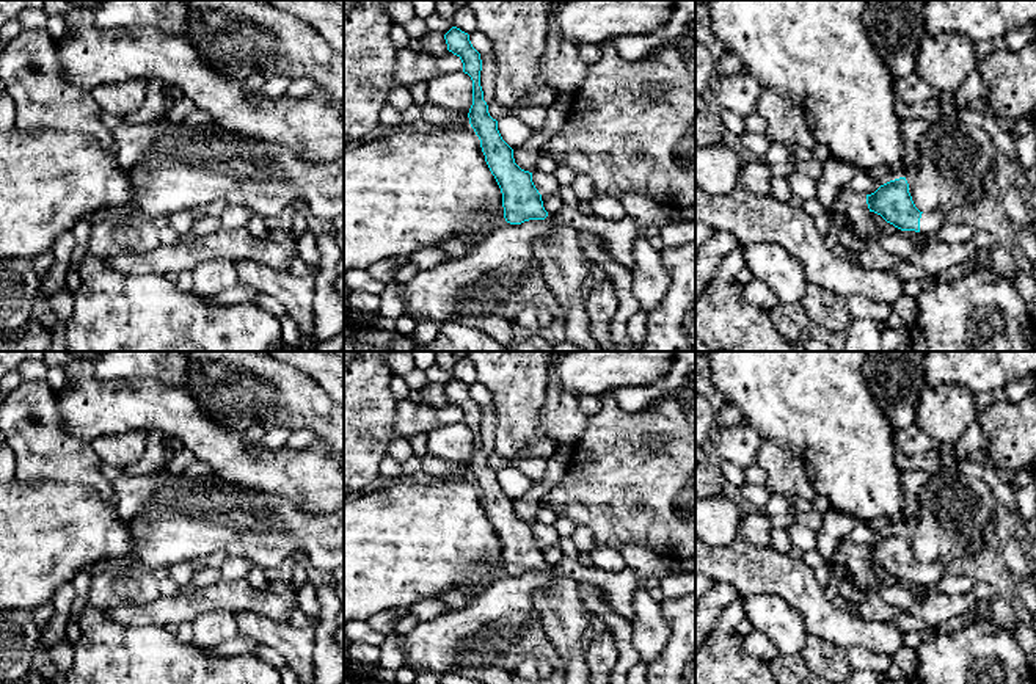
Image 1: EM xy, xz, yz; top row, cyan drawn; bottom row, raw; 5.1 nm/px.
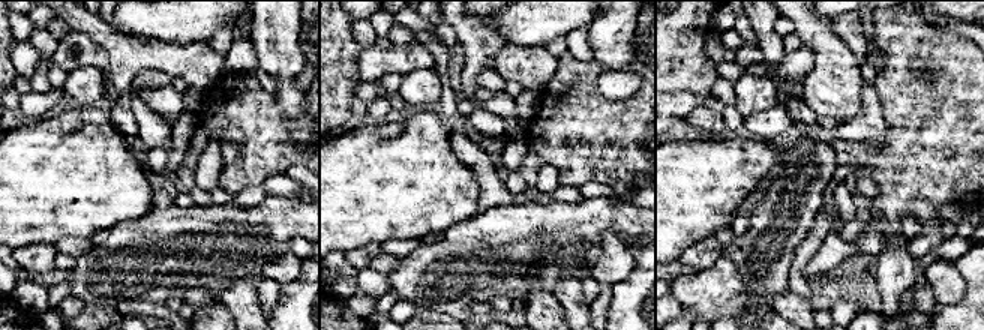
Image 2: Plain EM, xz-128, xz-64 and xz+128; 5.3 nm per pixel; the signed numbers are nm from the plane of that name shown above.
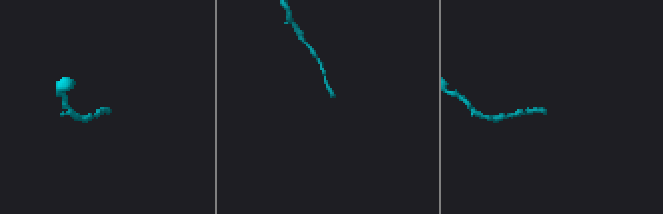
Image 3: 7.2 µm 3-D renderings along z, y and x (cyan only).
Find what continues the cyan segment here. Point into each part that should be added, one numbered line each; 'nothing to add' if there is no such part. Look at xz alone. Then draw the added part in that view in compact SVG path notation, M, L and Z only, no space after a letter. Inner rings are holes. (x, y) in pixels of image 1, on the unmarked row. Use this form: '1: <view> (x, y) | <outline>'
1: xz (564, 618) | M551 566L545 571L553 574L553 590L534 596L543 632L565 662L567 684L592 684L581 639L595 623L581 602L578 584Z

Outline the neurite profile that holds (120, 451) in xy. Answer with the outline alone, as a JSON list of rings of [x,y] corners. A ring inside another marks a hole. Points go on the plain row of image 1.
[[[129,431],[124,435],[100,436],[91,441],[91,446],[104,463],[122,469],[144,455],[146,439],[146,431]]]

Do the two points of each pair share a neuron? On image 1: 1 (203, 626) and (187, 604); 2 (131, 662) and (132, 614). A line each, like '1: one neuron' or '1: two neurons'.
1: two neurons
2: two neurons

